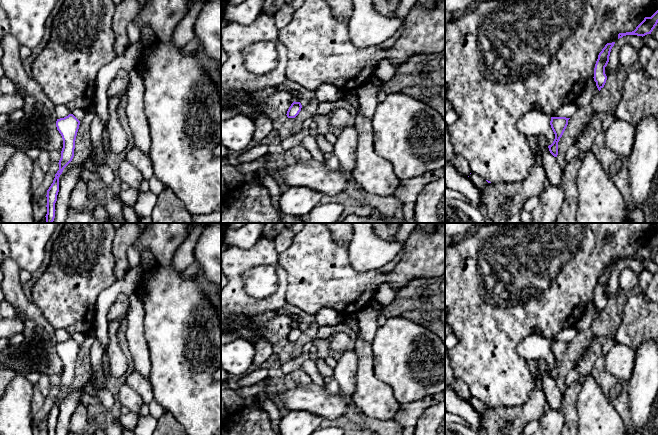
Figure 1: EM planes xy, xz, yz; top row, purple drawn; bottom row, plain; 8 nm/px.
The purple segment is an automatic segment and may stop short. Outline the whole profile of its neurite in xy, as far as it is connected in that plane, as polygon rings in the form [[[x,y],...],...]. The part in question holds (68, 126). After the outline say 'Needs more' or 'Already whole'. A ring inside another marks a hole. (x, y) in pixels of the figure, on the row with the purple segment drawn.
[[[69,114],[64,118],[57,119],[56,127],[63,139],[63,148],[59,160],[59,170],[55,174],[53,183],[47,190],[47,214],[46,223],[52,223],[55,218],[55,203],[59,192],[59,177],[64,168],[72,161],[74,157],[75,140],[79,129],[80,121],[73,115]]]. Already whole

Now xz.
[[[293,102],[287,111],[288,118],[295,118],[301,111],[302,105],[300,102]]]. Already whole

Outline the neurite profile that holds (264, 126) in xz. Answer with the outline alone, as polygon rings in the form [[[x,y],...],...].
[[[258,109],[256,110],[256,118],[254,120],[254,123],[256,125],[253,136],[254,141],[261,141],[273,130],[272,121],[264,116]]]

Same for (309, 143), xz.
[[[313,135],[305,137],[301,145],[311,154],[312,159],[316,161],[325,161],[324,154],[321,152],[317,140]]]

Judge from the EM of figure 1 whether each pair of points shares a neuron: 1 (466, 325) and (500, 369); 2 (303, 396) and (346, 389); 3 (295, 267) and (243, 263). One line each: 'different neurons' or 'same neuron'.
1: same neuron
2: different neurons
3: different neurons

